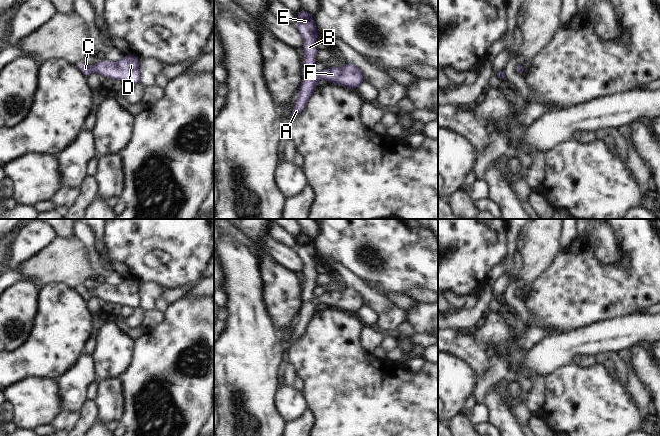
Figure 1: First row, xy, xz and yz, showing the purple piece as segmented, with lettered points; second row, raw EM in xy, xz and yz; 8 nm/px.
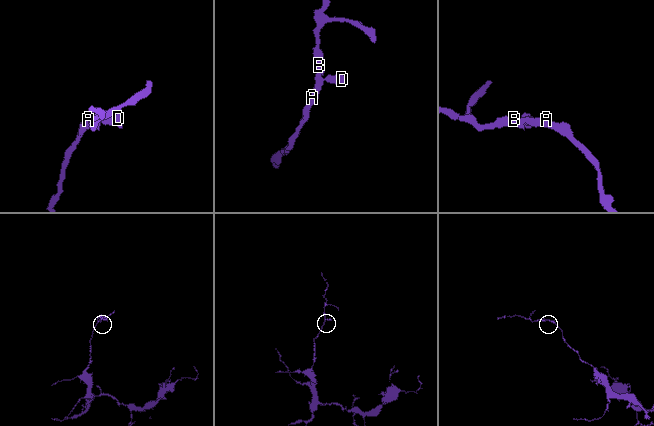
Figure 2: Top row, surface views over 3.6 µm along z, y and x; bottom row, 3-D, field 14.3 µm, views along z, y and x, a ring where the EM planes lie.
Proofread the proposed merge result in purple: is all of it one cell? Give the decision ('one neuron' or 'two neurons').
one neuron

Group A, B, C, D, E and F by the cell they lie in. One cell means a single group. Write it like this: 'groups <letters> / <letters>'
groups A B C D E F

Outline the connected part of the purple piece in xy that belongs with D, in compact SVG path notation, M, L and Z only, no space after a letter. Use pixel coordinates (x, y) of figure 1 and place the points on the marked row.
M126 54L118 62L100 60L96 66L87 65L83 60L76 66L87 78L90 74L97 72L99 75L114 80L127 80L134 86L140 84L139 59L134 54Z

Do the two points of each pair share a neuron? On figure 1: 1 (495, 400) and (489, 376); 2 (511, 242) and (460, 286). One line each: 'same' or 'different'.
1: different
2: different

